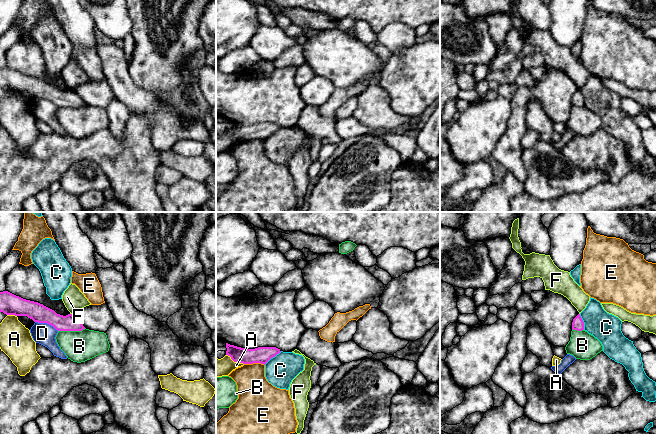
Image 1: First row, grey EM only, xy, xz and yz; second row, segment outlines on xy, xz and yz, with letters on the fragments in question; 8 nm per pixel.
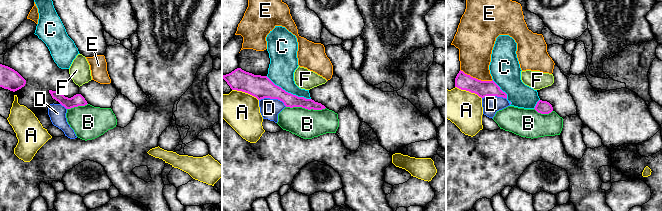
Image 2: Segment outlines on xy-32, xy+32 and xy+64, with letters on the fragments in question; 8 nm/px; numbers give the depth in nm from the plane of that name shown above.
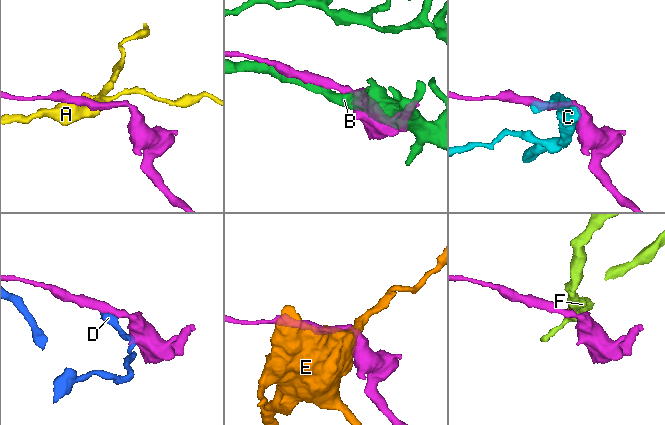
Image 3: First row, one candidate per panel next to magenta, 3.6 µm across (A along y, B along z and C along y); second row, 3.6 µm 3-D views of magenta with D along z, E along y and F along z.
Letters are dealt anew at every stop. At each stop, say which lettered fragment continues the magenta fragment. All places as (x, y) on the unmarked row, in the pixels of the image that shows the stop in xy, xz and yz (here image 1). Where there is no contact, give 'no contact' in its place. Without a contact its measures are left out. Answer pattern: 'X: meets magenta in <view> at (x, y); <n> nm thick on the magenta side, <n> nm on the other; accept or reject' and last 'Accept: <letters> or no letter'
A: meets magenta in xz at (235, 137); 130 nm thick on the magenta side, 150 nm on the other; reject
B: meets magenta in xy at (71, 106); 130 nm thick on the magenta side, 260 nm on the other; reject
C: meets magenta in xz at (272, 133); 130 nm thick on the magenta side, 240 nm on the other; reject
D: meets magenta in xy at (47, 99); 150 nm thick on the magenta side, 170 nm on the other; reject
E: meets magenta in xz at (254, 138); 130 nm thick on the magenta side, 280 nm on the other; reject
F: meets magenta in xy at (71, 90); 140 nm thick on the magenta side, 170 nm on the other; reject
Accept: no letter

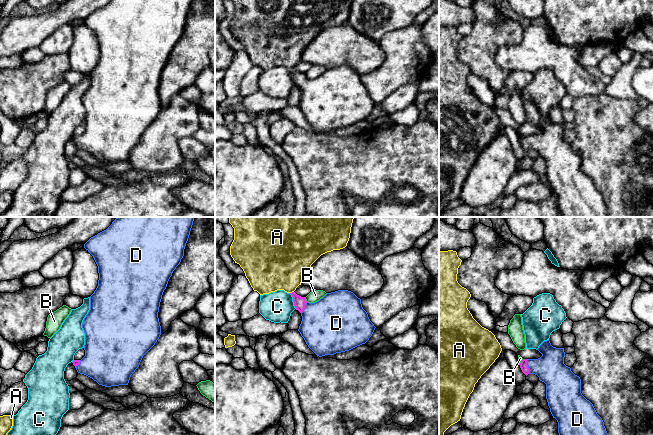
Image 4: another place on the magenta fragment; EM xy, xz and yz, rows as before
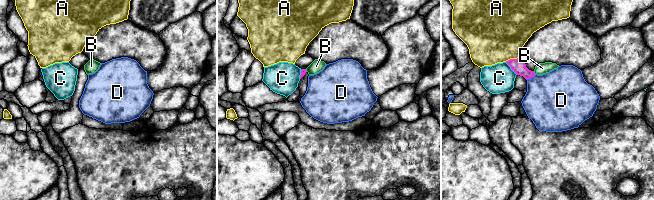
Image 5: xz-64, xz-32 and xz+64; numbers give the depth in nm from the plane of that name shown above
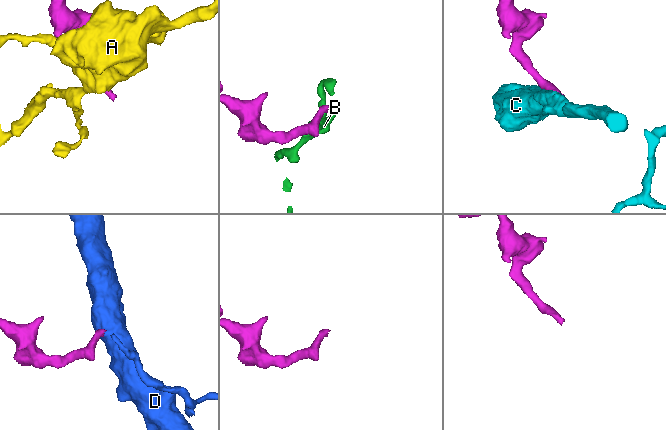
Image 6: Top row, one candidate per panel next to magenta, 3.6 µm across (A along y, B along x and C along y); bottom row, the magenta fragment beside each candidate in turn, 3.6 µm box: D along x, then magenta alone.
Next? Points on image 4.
A: meets magenta in xz at (292, 68); 100 nm thick on the magenta side, 420 nm on the other; reject
B: meets magenta in xz at (305, 75); 100 nm thick on the magenta side, 100 nm on the other; reject
C: meets magenta in xz at (293, 77); 100 nm thick on the magenta side, 240 nm on the other; reject
D: meets magenta in yz at (527, 142); 60 nm thick on the magenta side, 240 nm on the other; accept
Accept: D

